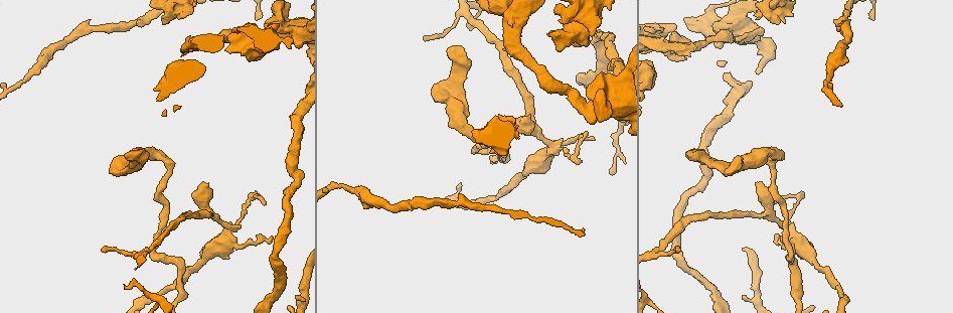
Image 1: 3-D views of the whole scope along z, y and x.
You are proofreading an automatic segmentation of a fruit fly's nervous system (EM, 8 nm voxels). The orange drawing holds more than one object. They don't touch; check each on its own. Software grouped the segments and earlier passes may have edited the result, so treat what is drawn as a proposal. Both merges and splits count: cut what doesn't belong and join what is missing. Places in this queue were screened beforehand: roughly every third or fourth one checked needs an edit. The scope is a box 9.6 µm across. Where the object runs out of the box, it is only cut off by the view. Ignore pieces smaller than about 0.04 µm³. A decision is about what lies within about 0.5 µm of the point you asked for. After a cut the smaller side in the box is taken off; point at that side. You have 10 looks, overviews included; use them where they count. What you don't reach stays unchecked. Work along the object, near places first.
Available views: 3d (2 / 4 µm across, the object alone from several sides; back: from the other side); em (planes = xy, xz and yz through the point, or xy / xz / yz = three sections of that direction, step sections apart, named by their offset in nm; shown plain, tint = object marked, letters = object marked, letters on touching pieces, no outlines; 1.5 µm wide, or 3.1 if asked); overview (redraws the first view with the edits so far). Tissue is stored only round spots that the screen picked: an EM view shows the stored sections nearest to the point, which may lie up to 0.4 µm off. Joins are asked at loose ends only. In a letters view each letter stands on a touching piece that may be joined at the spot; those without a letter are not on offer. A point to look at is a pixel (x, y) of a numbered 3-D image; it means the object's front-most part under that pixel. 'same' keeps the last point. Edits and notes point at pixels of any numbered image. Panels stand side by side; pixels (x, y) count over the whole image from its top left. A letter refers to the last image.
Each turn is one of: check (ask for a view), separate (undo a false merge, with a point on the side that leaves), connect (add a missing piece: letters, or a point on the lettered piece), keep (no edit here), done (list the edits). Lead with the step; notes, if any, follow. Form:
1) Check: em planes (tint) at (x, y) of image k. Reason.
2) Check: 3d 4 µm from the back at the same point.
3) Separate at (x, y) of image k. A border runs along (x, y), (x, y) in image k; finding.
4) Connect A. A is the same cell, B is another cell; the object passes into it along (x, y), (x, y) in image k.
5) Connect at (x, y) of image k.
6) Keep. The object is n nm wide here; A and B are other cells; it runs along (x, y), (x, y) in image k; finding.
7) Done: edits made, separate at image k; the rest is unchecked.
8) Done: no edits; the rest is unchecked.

Check: em xz step 8 (letters) at (182, 47) of image 1. An open end.

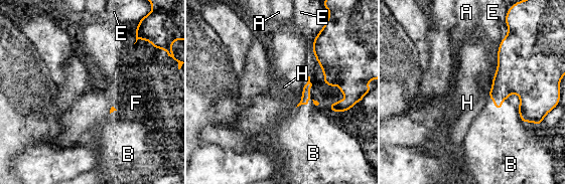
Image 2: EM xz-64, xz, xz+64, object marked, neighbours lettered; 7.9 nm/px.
Keep. A, B, E, F and H are other cells; no lettered piece goes on from it.

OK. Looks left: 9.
Check: em planes (letters) at (162, 23) of image 1. Thick end.

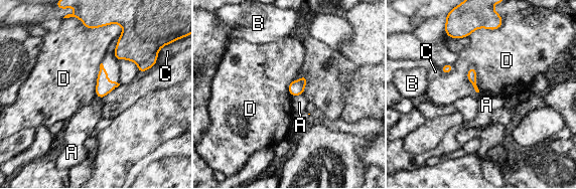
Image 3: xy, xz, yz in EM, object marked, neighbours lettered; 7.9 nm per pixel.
Keep. A, B, C and D are other cells; a border runs along (470, 65), (475, 69), (478, 92) in image 3; none of them fits.

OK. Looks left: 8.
Check: em xy step 4 (letters) at (588, 118) of image 1.

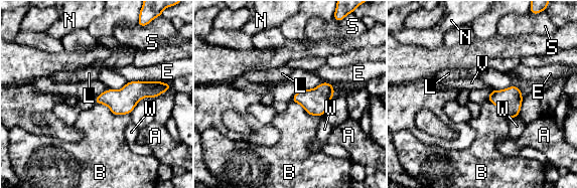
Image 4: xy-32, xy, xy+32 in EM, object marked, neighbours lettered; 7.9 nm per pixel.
Check: em planes (letters) at the same point. Cut it another way.

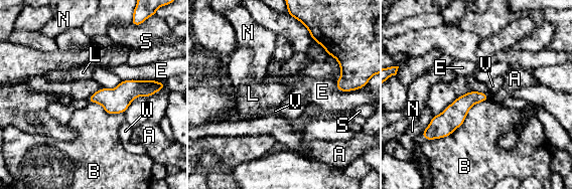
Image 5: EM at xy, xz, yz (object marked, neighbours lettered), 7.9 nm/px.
Keep. The longest contact is with B, 600 nm; A, B, E, L, N, S, V and W are other cells; it runs along (158, 84), (91, 100) in image 5; no lettered piece goes on from it.

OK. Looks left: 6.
Check: 3d 4 µm at (268, 27) of image 1. Free end.

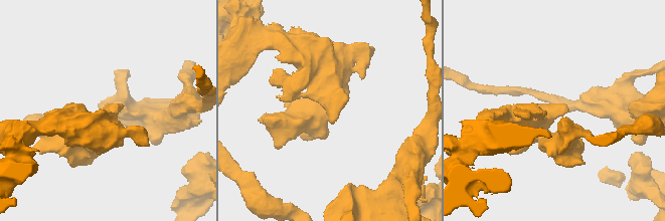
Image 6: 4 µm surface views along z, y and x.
Check: em xz step 4 (tint) at (567, 110) of image 6.

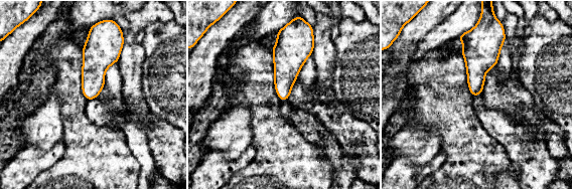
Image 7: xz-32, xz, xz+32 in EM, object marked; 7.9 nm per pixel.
Check: em planes (letters) at the same point.

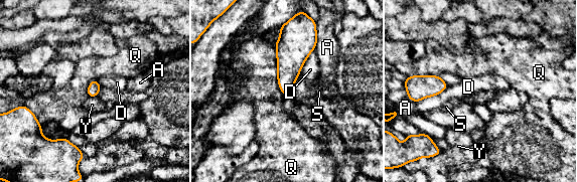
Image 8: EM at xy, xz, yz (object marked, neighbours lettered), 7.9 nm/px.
Keep. A, D, Q, S and Y are other cells; a border runs along (449, 85), (417, 103) in image 8; none of them fits.

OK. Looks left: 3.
Done: no edits; the rest is unchecked.

